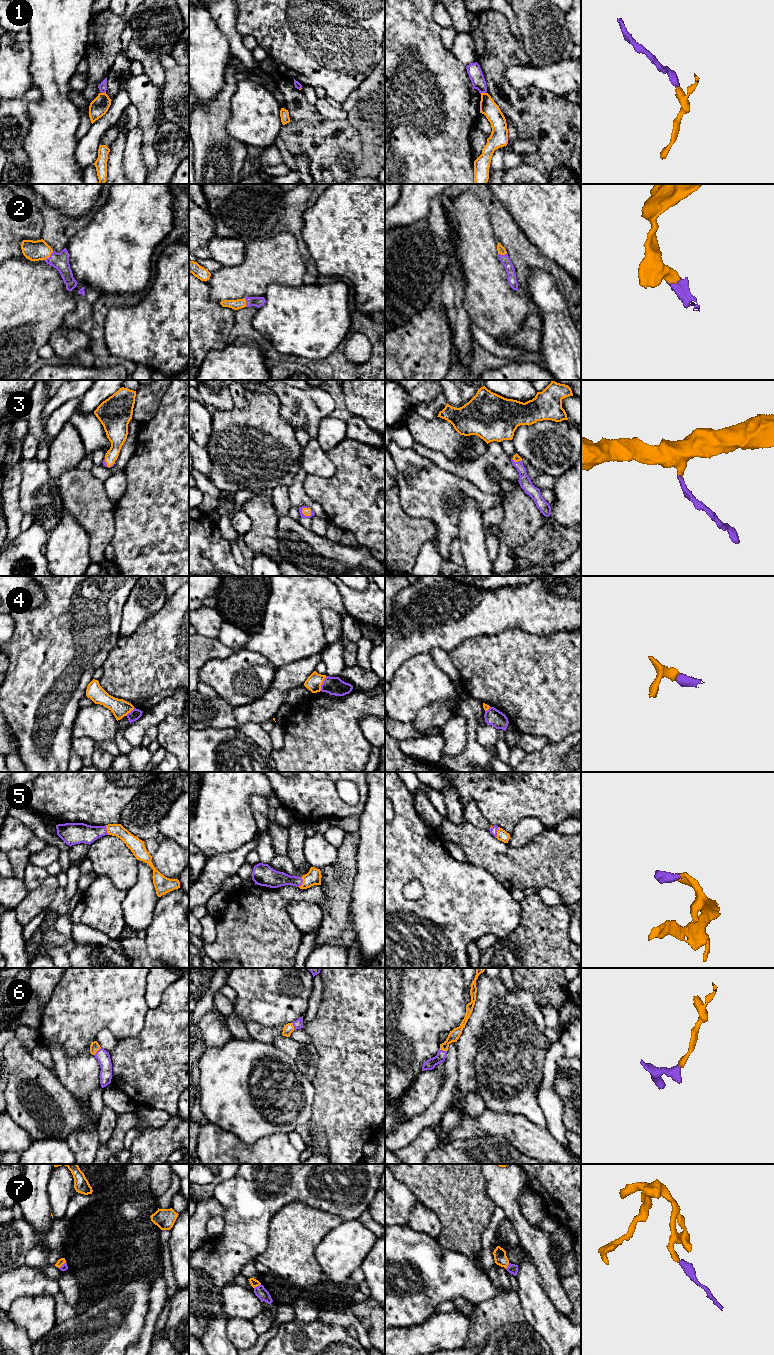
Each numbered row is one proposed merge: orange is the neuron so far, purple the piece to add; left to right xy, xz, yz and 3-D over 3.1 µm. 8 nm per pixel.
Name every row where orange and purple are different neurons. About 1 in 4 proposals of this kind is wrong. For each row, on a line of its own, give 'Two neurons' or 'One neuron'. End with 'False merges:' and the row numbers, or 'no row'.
1: One neuron
2: One neuron
3: One neuron
4: One neuron
5: One neuron
6: One neuron
7: Two neurons
False merges: 7

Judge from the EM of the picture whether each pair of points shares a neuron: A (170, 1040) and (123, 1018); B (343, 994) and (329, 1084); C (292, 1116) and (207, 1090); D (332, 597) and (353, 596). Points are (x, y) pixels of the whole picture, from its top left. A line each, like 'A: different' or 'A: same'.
A: different
B: same
C: same
D: different

